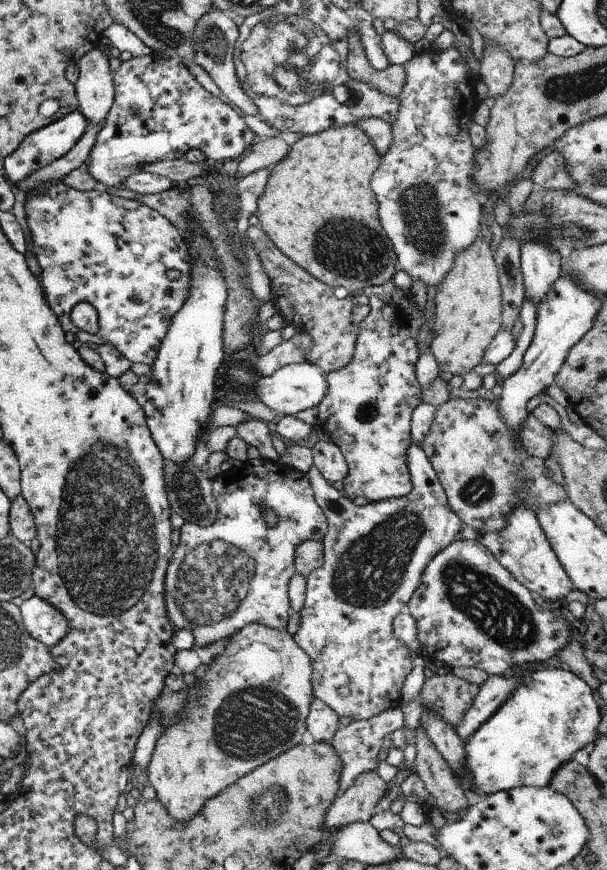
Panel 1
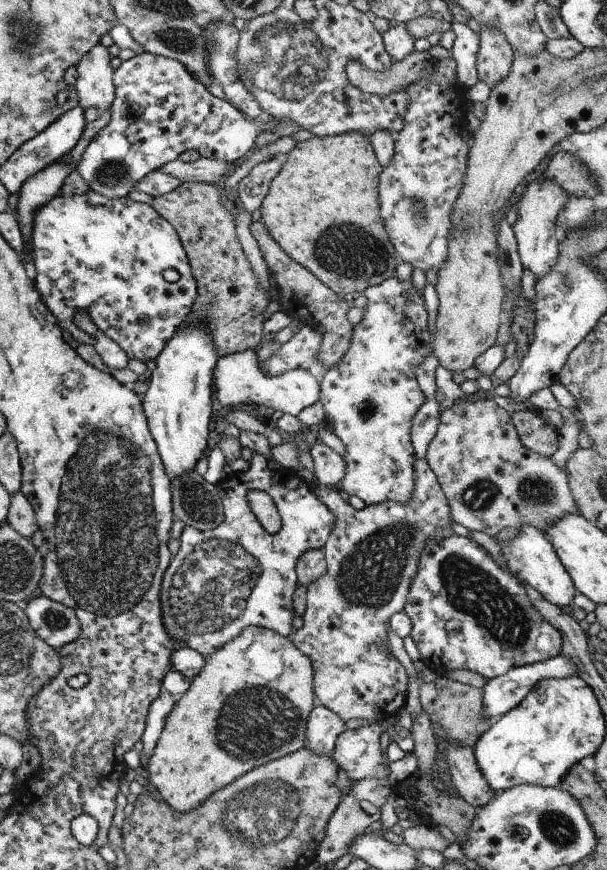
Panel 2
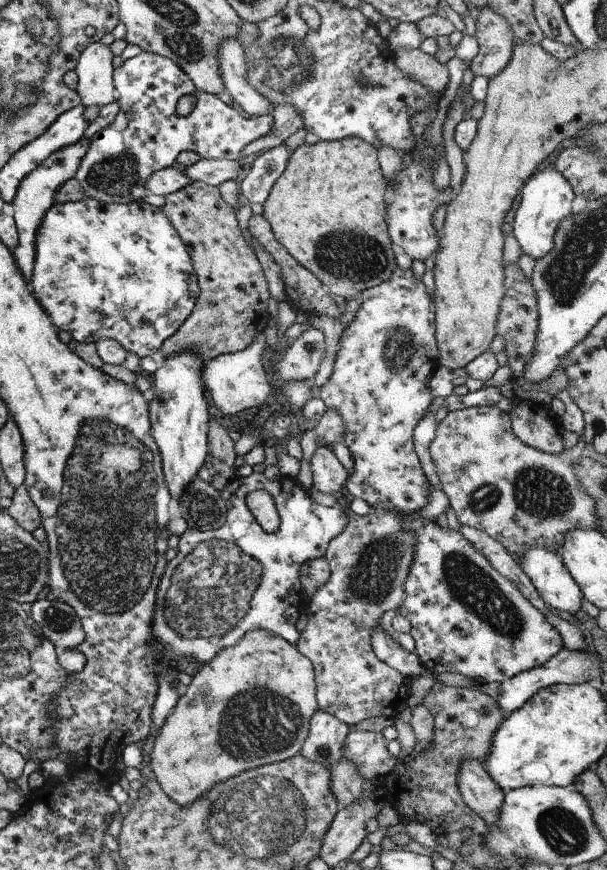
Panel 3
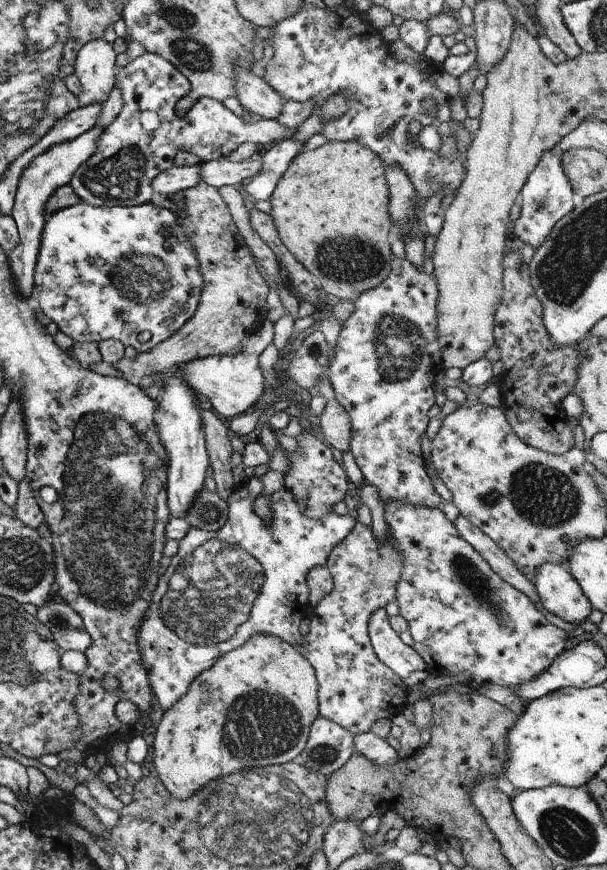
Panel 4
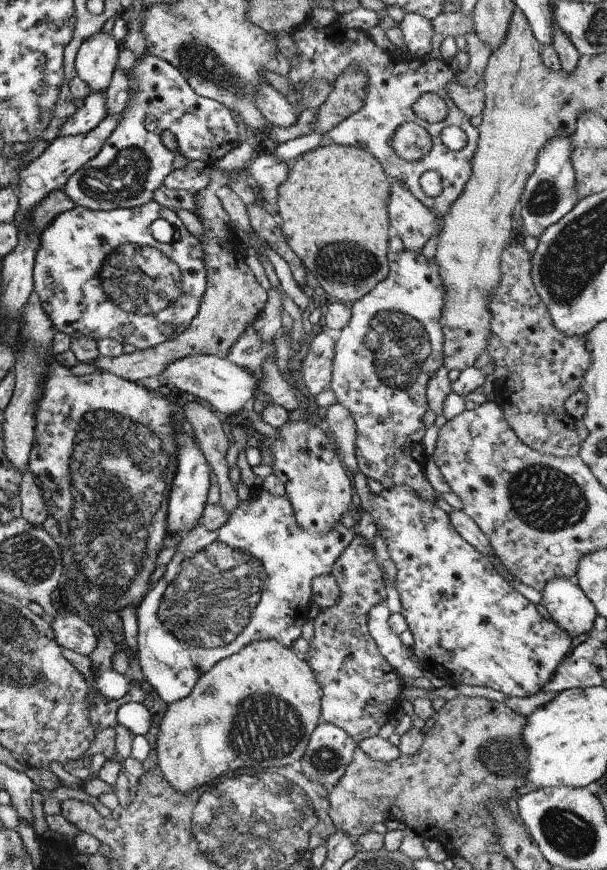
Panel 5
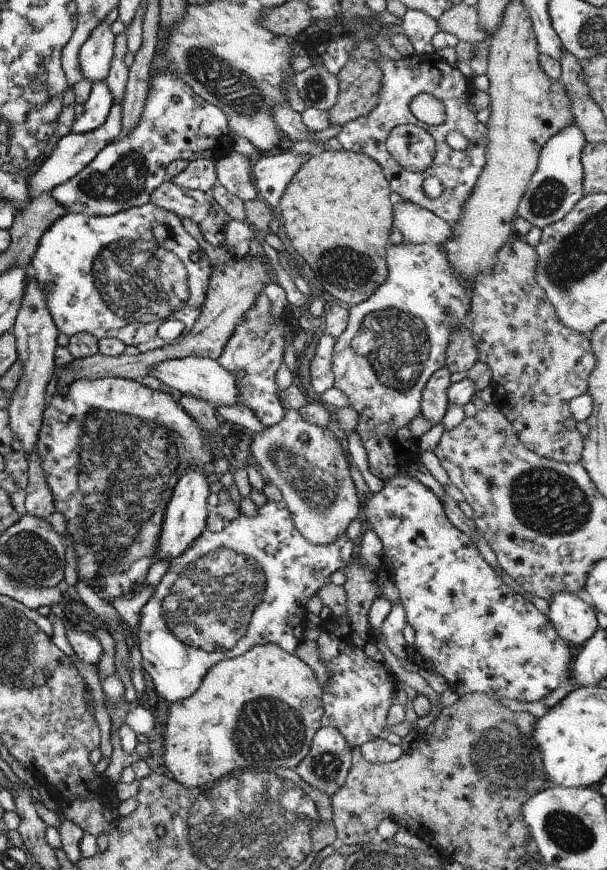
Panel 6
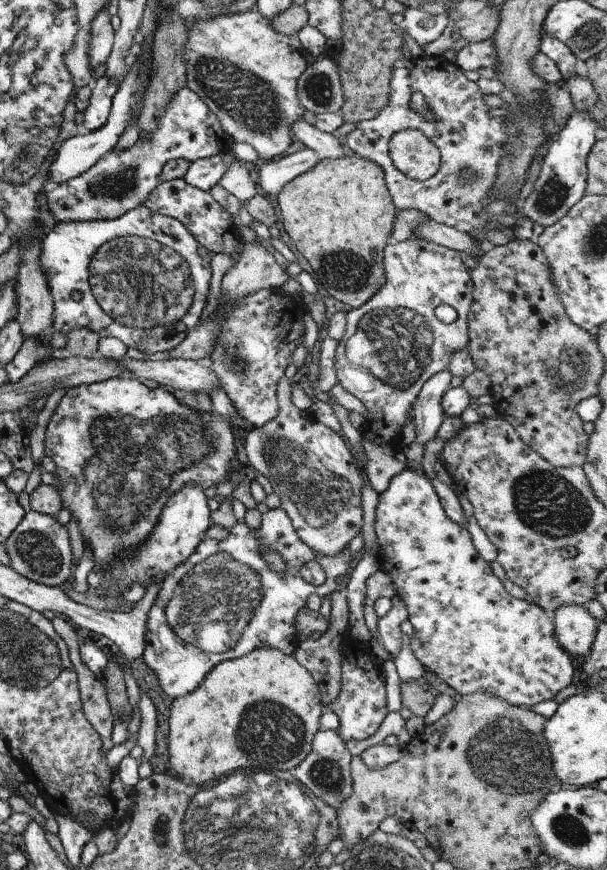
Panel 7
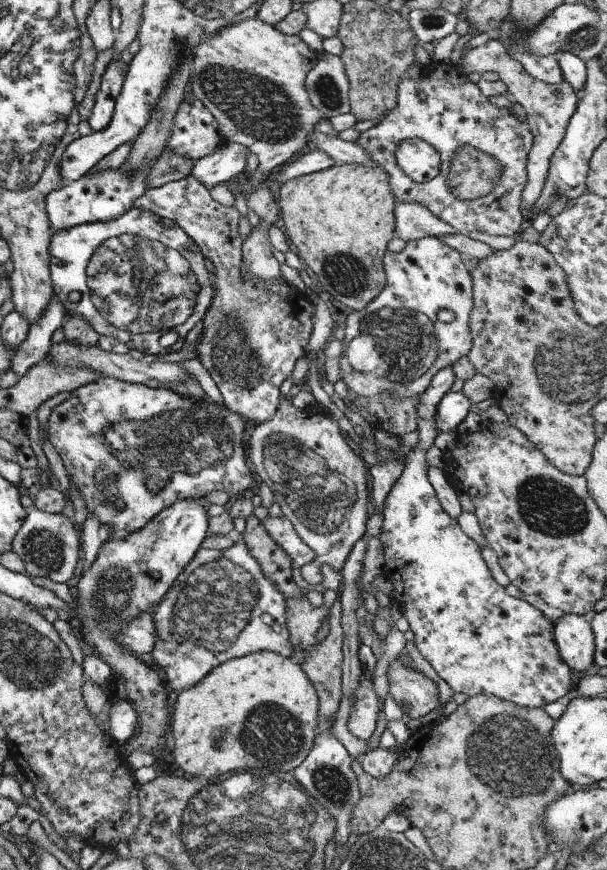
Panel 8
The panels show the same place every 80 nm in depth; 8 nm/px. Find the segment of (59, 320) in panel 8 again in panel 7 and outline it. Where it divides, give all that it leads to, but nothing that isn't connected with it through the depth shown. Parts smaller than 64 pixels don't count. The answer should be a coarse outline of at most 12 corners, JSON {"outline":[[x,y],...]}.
{"outline":[[24,338],[15,356],[3,366],[7,382],[17,382],[45,361],[48,348]]}

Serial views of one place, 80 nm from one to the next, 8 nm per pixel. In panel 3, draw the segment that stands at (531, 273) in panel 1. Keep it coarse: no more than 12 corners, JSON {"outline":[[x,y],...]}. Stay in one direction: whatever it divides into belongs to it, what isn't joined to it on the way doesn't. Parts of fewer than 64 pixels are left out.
{"outline":[[555,166],[531,174],[510,224],[523,254],[553,248],[574,195]]}

